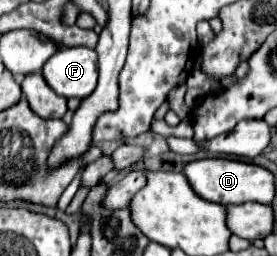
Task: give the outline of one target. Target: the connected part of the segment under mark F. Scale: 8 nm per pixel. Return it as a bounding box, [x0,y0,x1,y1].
[42,45,98,99]

